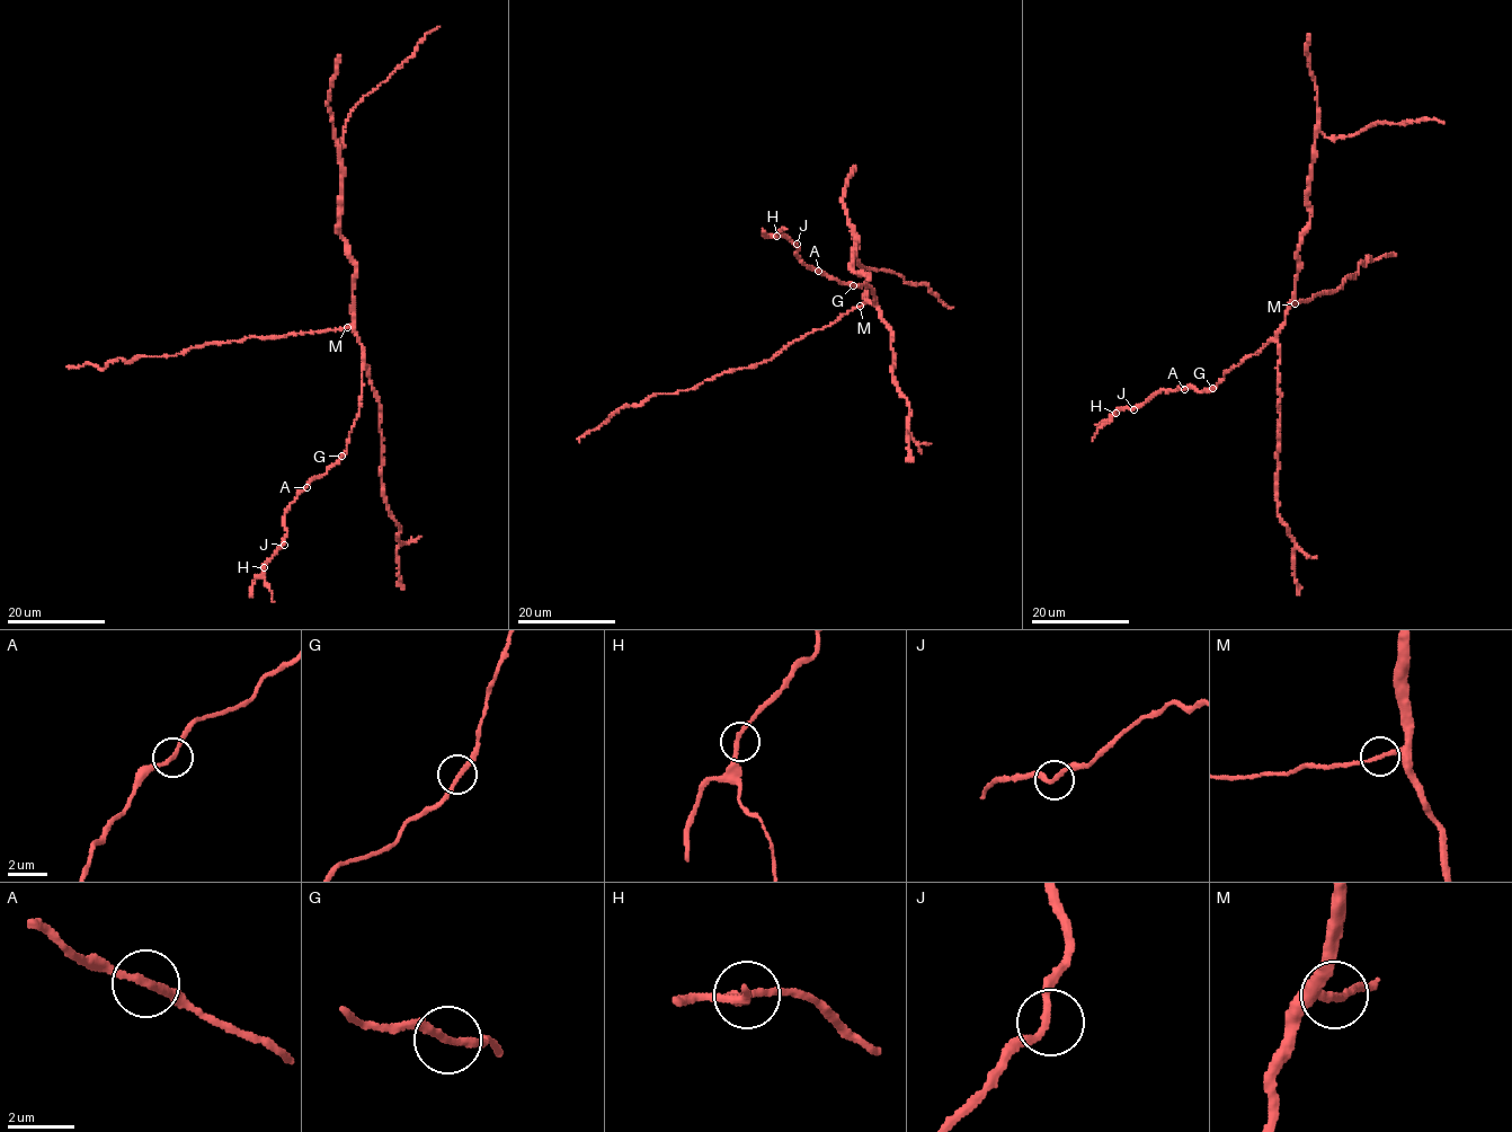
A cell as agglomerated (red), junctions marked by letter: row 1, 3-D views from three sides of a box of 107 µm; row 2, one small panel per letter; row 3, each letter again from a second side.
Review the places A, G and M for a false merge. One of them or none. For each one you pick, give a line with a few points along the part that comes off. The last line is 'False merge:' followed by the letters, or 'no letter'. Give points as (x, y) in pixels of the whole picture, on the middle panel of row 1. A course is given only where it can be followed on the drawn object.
A: course (819, 271), (799, 257), (799, 247), (788, 237), (775, 236), (786, 229)
False merge: A

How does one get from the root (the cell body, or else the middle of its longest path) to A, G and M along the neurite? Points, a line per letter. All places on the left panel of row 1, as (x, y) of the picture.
A: (353, 301), (353, 327), (363, 352), (359, 414), (344, 452), (322, 475), (312, 478), (307, 488)
G: (353, 301), (353, 327), (363, 352), (362, 396), (359, 414), (341, 456)
M: (353, 301), (353, 324), (347, 327)

